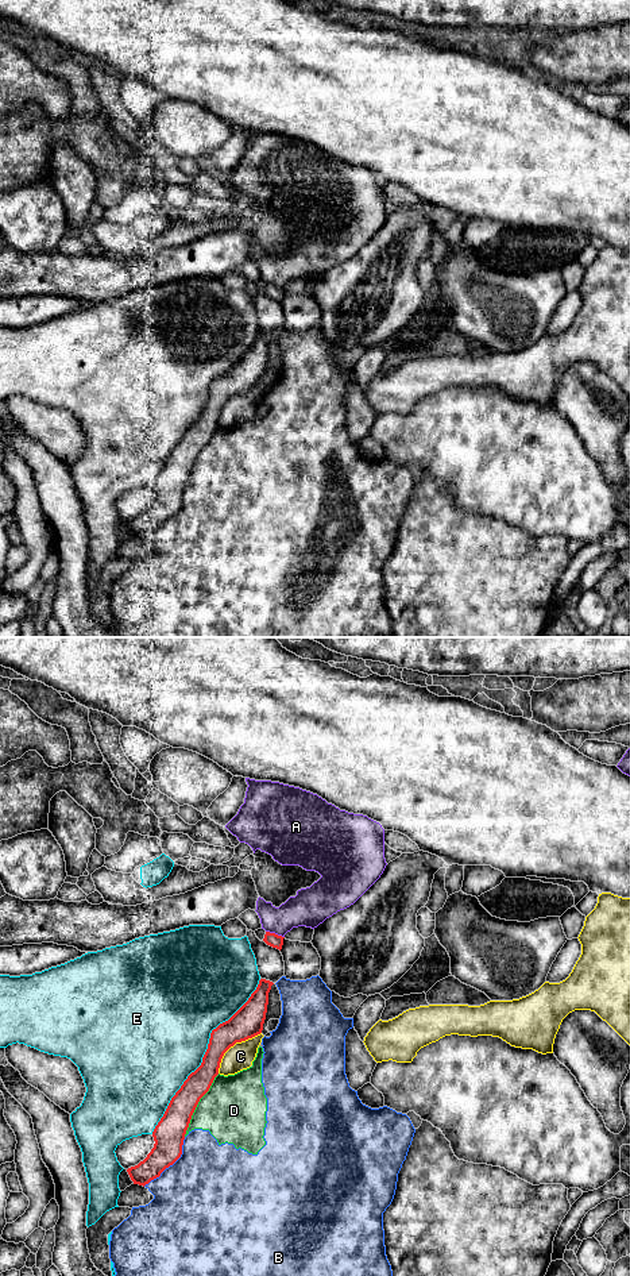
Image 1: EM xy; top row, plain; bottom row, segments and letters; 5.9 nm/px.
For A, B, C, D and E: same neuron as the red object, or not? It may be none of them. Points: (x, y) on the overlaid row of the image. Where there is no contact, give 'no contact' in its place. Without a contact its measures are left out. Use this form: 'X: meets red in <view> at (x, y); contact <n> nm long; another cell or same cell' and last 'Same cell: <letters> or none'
A: meets red in xy at (274, 933); contact 120 nm long; another cell
B: meets red in xy at (170, 1164); contact 380 nm long; another cell
C: meets red in xy at (232, 1045); contact 360 nm long; another cell
D: meets red in xy at (197, 1103); contact 440 nm long; another cell
E: meets red in xy at (204, 1055); contact 1100 nm long; another cell
Same cell: none

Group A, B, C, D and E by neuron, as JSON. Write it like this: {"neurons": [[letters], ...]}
{"neurons": [["A"], ["B", "D"], ["C"], ["E"]]}

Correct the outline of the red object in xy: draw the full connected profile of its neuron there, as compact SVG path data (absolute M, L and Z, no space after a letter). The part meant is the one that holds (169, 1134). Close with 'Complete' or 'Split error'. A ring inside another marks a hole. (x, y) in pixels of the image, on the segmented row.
M260 979L248 1001L228 1021L212 1030L201 1065L188 1076L171 1098L152 1132L154 1148L143 1161L127 1169L134 1184L144 1187L181 1157L192 1115L219 1075L224 1053L236 1042L262 1033L273 984Z. Complete

